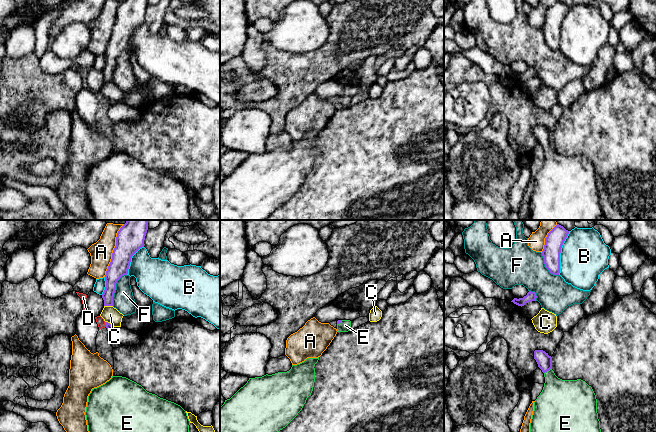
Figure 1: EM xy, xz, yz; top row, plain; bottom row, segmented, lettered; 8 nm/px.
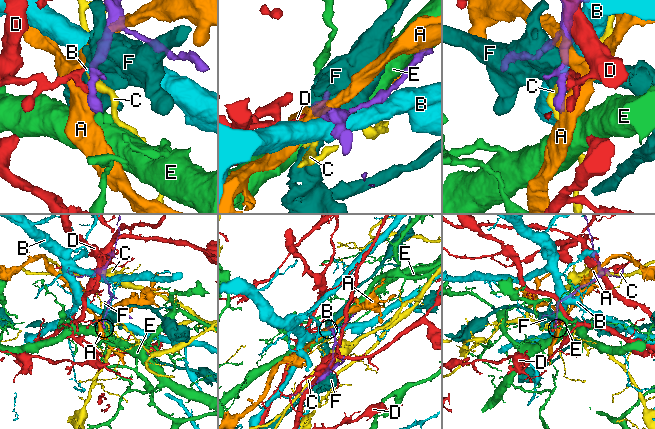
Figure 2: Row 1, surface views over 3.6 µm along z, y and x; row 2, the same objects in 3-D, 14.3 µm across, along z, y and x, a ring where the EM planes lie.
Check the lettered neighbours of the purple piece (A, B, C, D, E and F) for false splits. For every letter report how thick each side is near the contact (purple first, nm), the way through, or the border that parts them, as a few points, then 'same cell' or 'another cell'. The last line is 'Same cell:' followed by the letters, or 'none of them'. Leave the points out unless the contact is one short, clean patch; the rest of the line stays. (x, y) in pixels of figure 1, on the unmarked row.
A: 220/180 nm | another cell
B: 140/380 nm | another cell
C: 110/130 nm | another cell
D: 50/70 nm | another cell
E: 120/300 nm | across yz (544, 137), (547, 146), (559, 174) | same cell
F: 160/170 nm | another cell
Same cell: E

